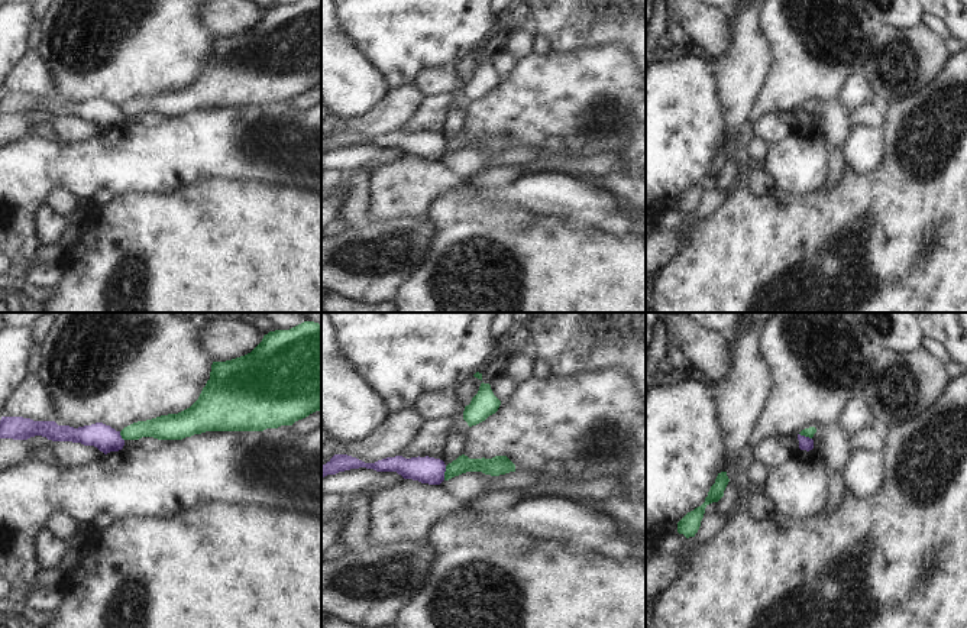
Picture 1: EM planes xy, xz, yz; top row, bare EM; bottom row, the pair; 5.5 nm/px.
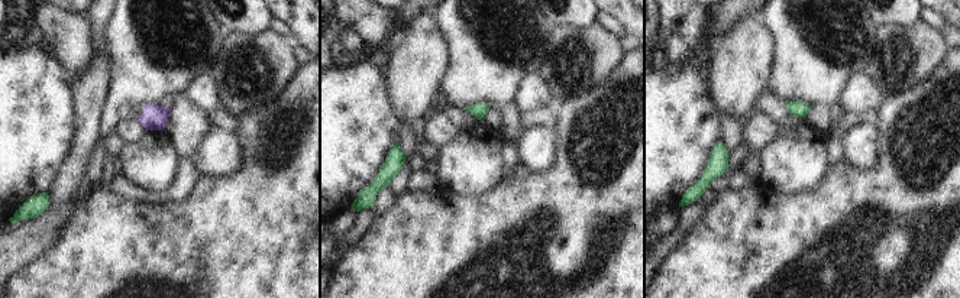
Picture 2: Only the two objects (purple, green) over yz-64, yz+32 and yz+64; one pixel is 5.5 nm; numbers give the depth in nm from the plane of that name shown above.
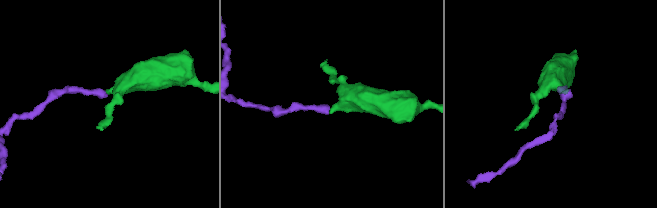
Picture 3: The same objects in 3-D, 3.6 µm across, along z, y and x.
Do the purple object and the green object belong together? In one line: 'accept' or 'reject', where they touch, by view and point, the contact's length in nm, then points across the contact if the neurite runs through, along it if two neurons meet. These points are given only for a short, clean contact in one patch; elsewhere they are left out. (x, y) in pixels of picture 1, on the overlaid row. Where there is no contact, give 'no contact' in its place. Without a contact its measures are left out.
reject; contact xz (443, 473); length 80 nm; border xz (446, 466), (443, 479)

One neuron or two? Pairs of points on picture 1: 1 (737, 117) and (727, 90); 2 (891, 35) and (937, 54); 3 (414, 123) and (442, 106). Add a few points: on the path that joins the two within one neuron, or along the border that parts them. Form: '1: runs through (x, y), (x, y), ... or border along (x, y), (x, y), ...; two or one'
1: runs through (737, 110), (737, 100), (734, 97); one
2: runs through (902, 47), (909, 54), (925, 54); one
3: runs through (421, 122), (435, 112); one

